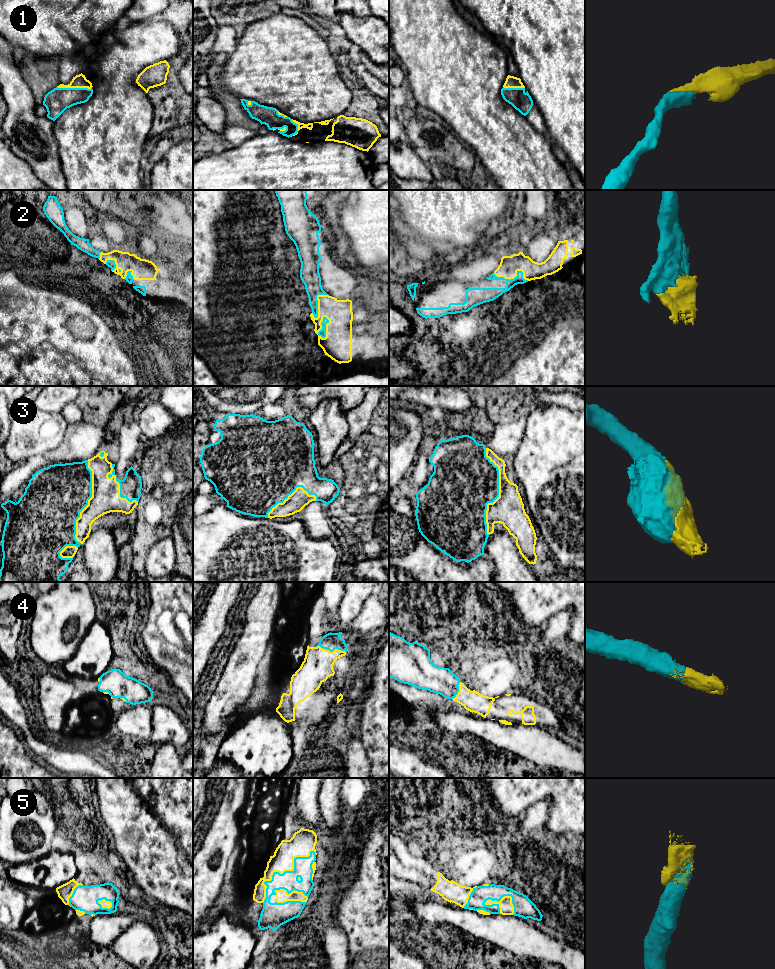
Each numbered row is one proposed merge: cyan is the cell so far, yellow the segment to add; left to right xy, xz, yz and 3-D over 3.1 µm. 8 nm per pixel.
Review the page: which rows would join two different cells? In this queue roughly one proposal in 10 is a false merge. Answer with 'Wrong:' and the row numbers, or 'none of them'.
Wrong: none of them

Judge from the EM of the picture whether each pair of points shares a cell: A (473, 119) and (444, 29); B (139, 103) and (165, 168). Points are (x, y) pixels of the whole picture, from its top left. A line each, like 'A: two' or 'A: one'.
A: one
B: two

